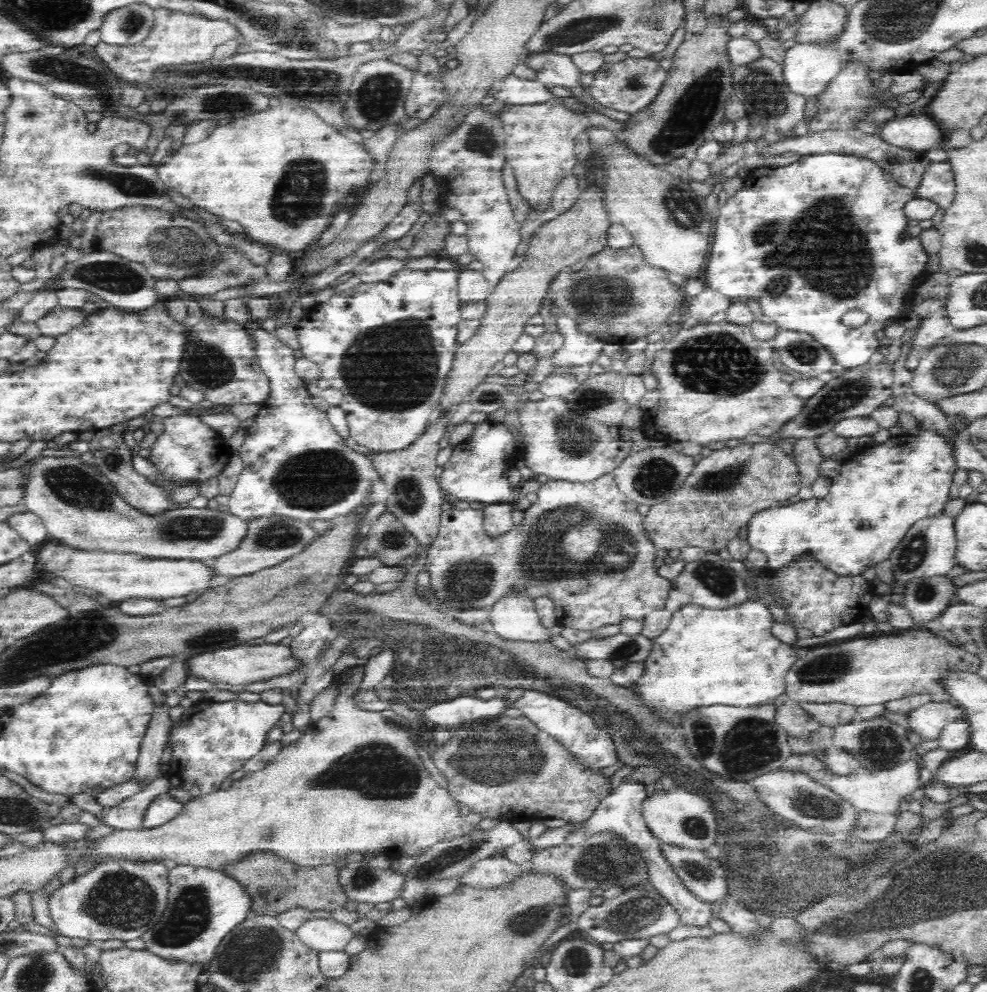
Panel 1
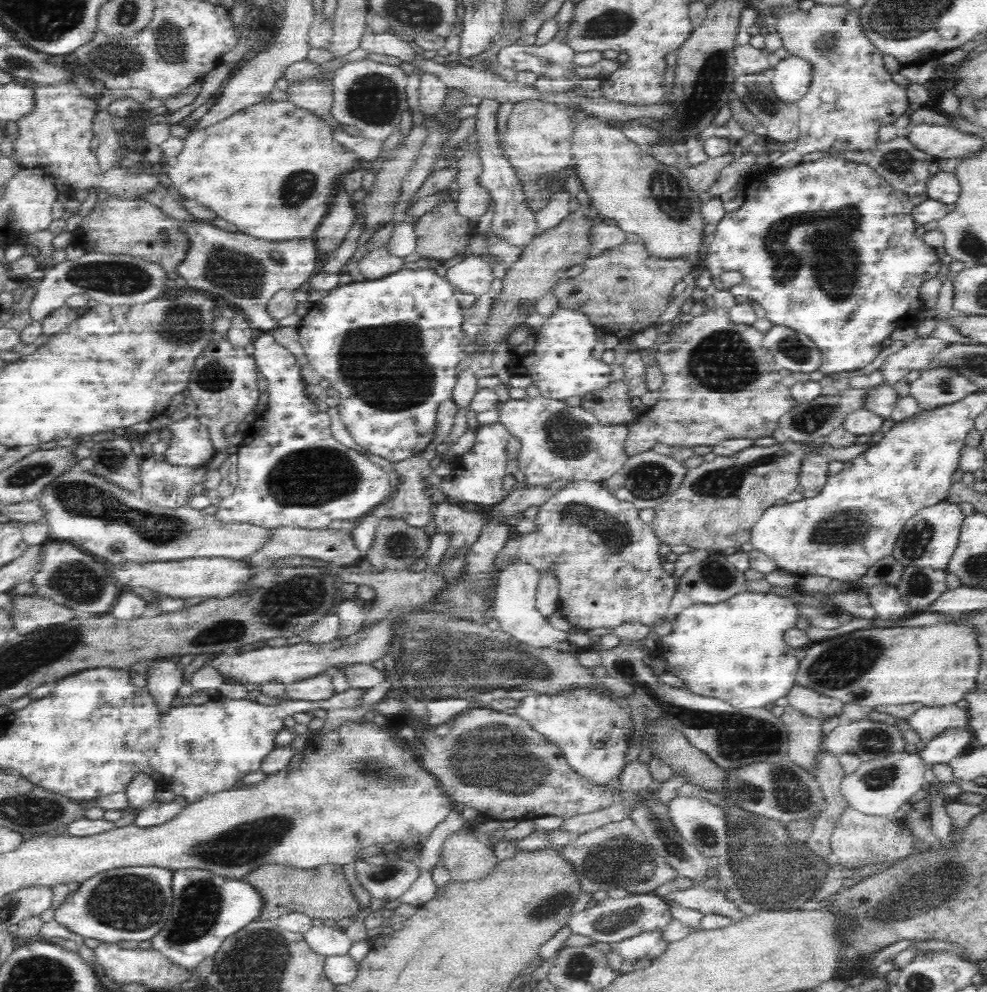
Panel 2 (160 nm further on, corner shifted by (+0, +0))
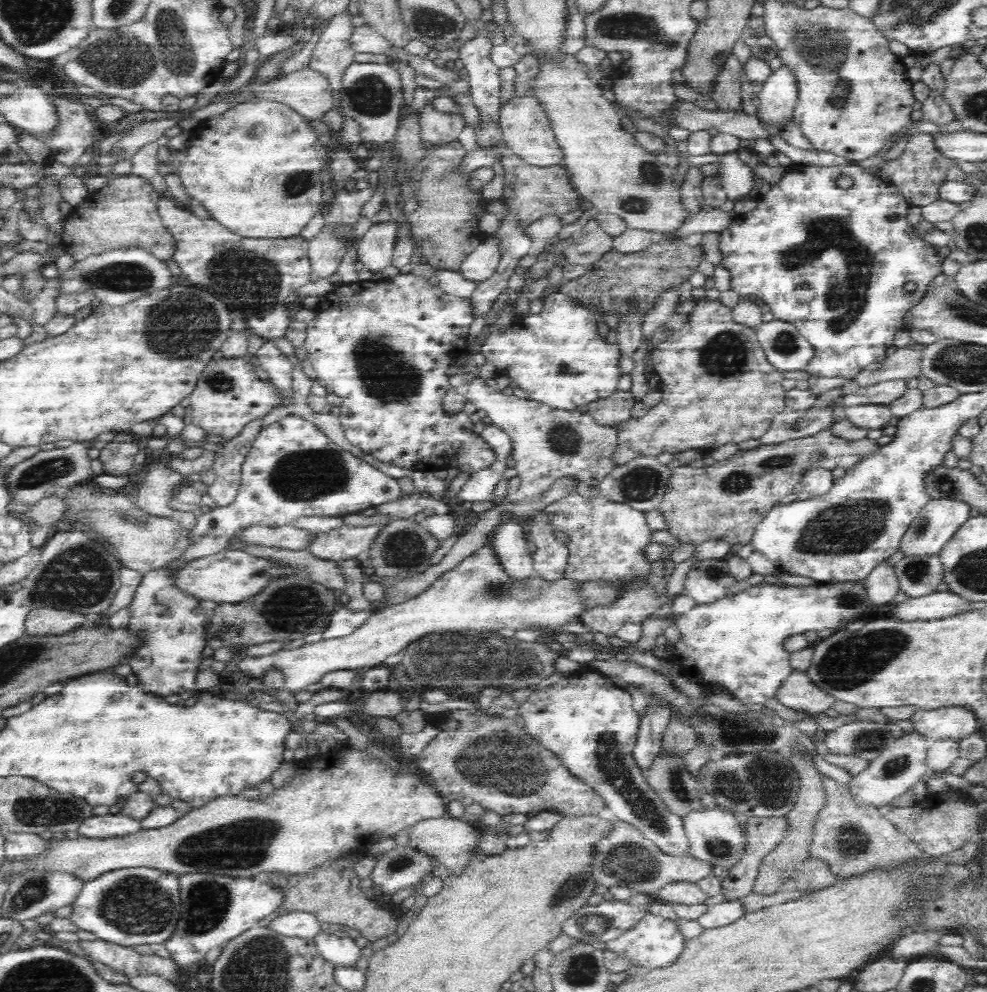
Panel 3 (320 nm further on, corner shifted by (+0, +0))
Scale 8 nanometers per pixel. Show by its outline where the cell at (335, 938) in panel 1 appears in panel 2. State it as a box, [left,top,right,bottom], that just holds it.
[304,926,352,956]

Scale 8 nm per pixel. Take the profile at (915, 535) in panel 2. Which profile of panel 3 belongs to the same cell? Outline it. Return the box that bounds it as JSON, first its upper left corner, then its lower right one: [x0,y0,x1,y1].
[899,499,970,556]

